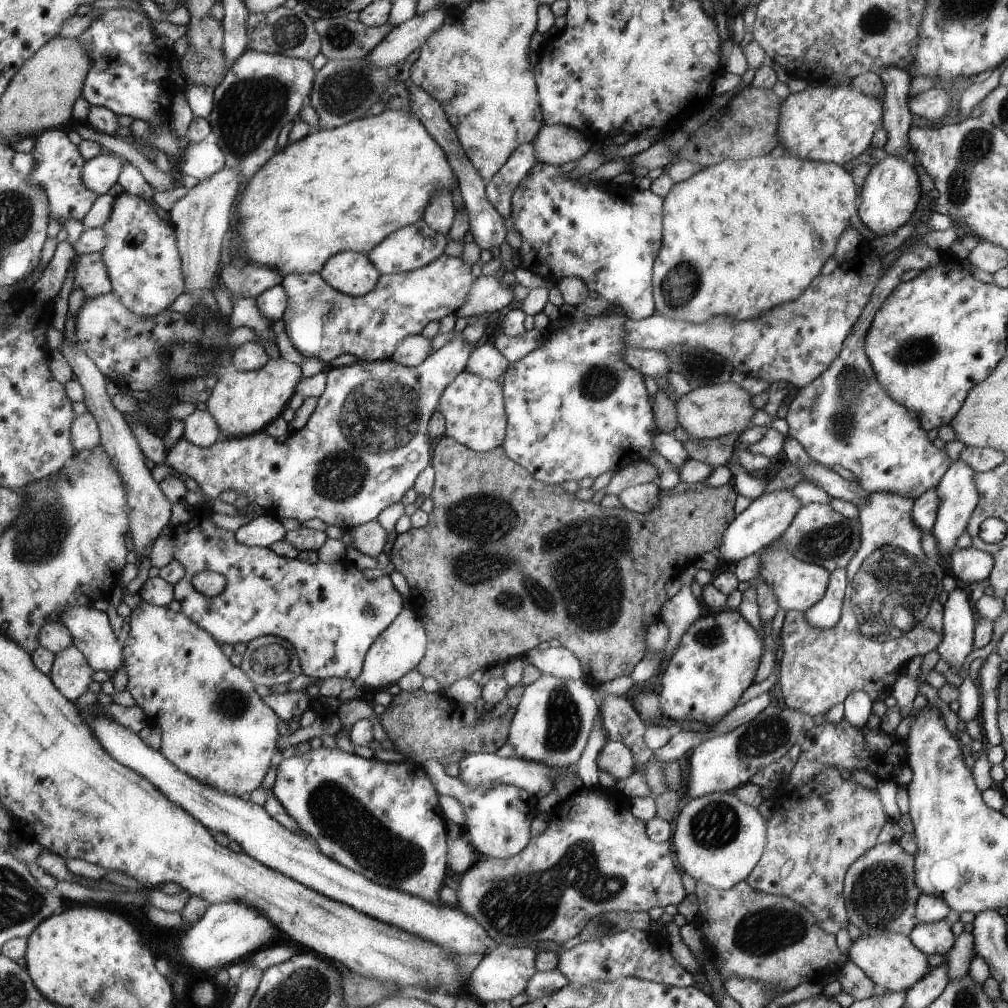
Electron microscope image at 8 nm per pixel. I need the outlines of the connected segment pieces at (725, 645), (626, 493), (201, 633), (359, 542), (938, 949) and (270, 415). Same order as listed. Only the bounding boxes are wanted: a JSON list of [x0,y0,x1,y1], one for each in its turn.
[[660,607,762,727],[618,481,660,514],[125,601,280,797],[349,519,388,558],[908,919,956,955],[205,356,303,438]]

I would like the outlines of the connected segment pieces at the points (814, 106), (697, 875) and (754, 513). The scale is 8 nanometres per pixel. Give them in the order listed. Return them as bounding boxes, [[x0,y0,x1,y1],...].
[[777,83,884,166],[671,791,766,890],[717,489,803,569]]

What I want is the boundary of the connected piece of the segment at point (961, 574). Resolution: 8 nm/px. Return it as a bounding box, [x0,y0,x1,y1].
[948,546,995,586]

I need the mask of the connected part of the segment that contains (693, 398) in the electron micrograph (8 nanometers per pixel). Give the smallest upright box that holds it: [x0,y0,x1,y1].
[675,381,758,439]

